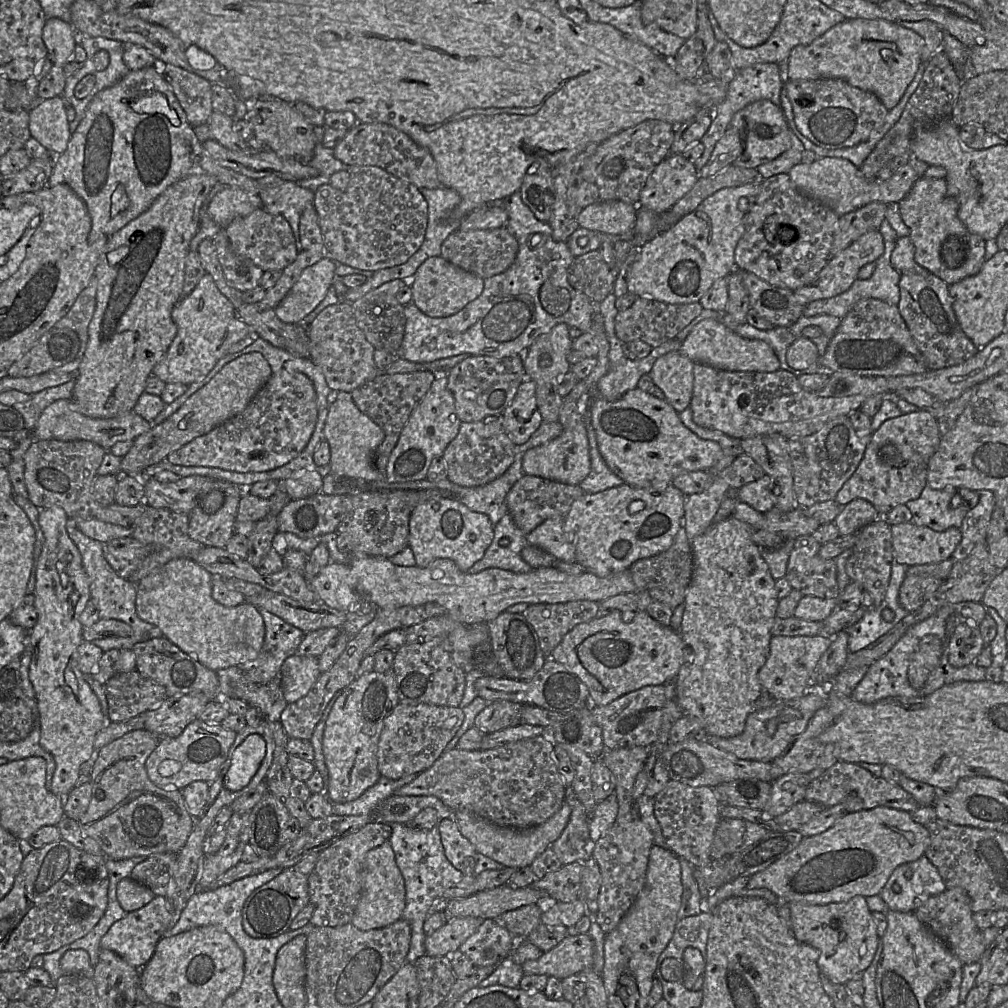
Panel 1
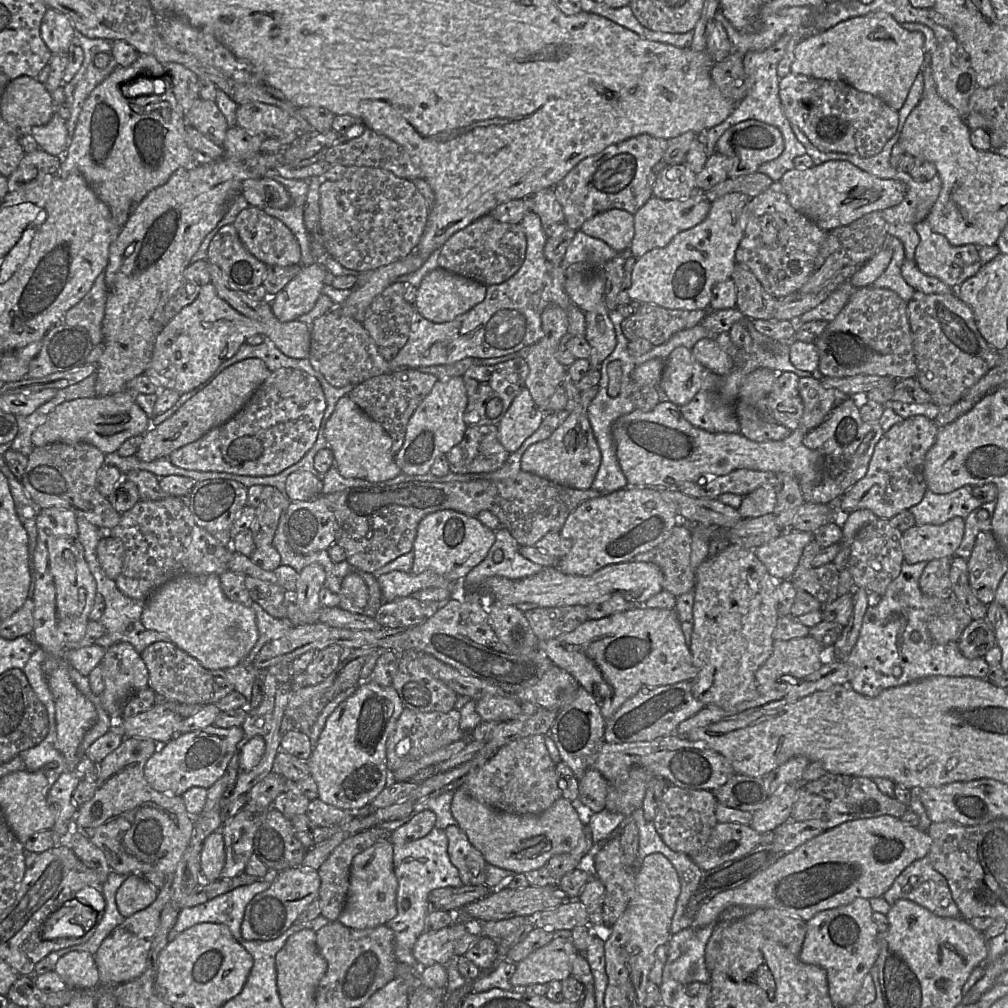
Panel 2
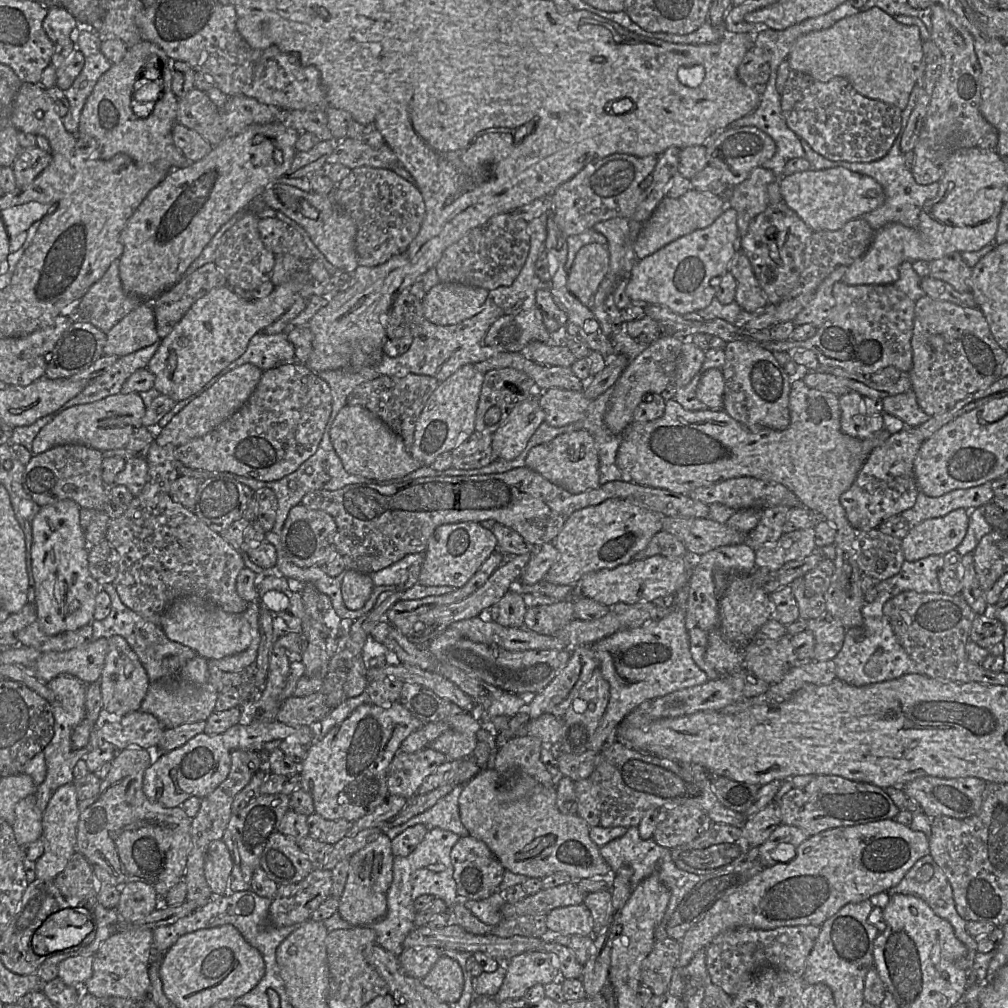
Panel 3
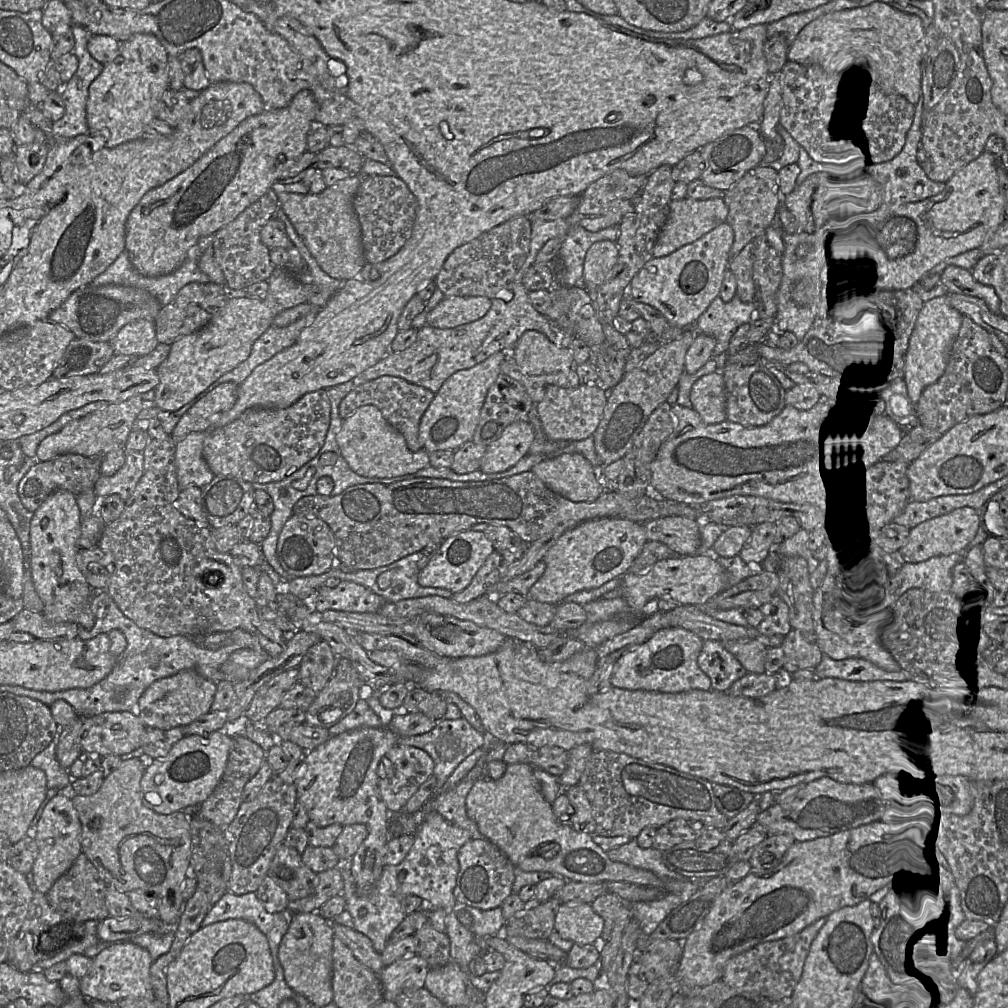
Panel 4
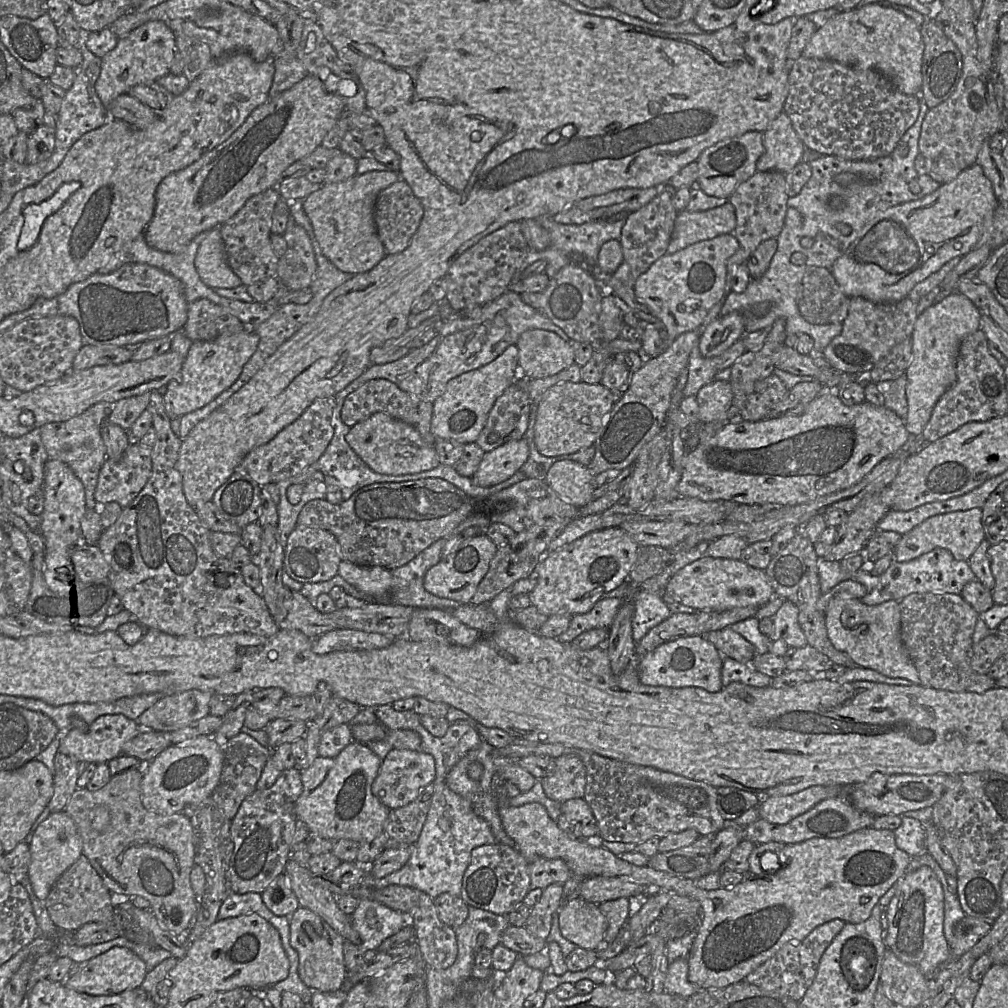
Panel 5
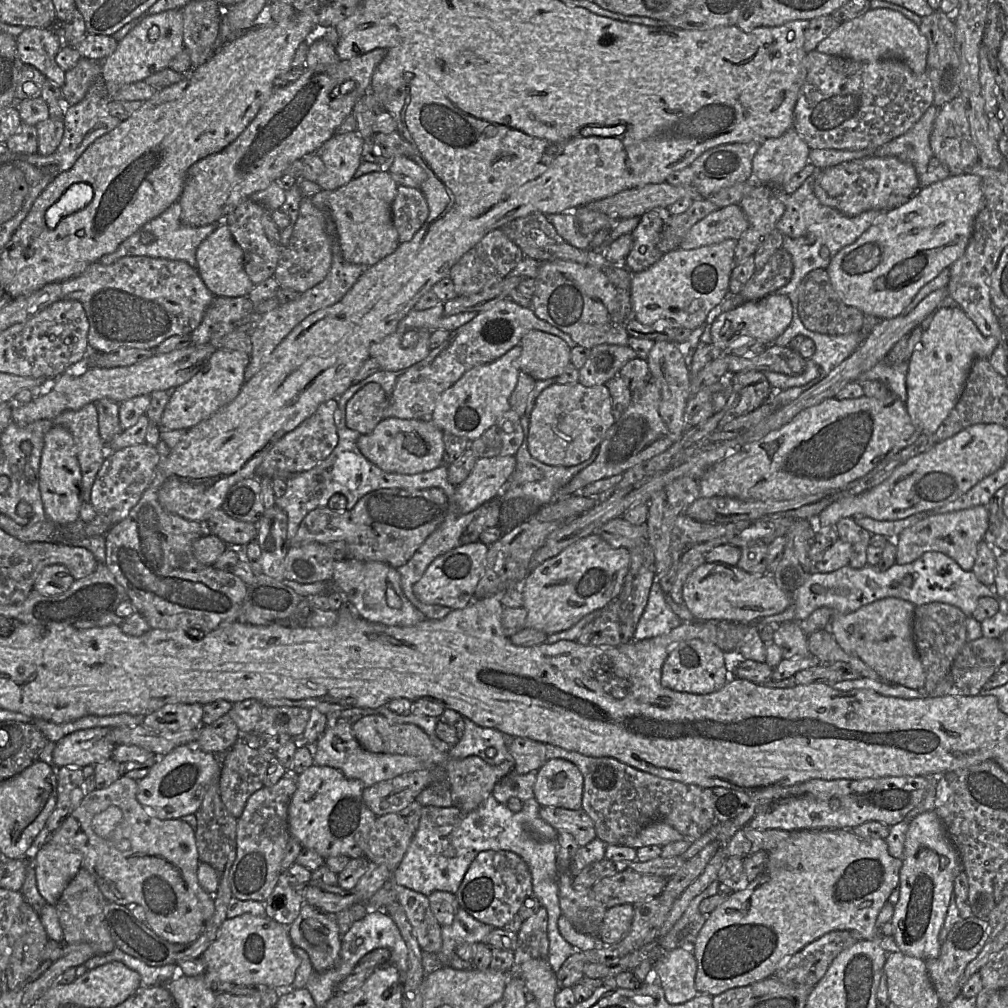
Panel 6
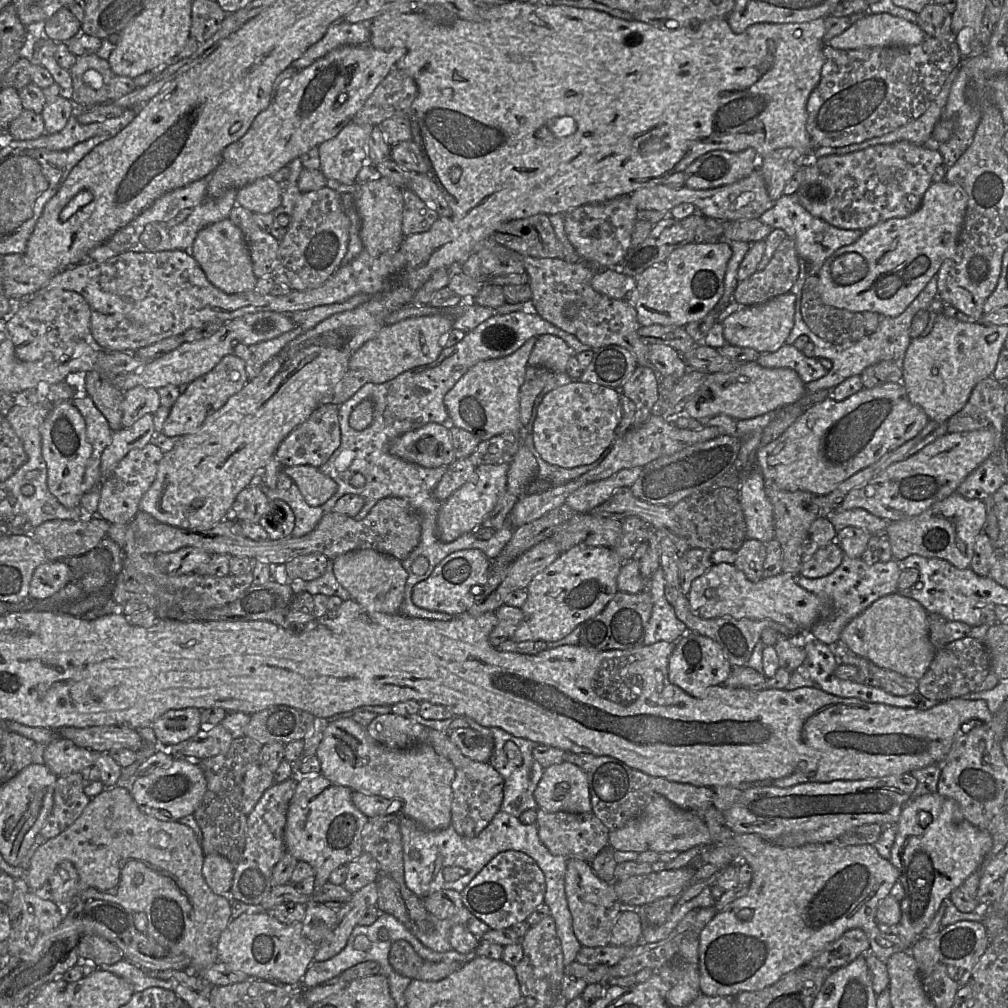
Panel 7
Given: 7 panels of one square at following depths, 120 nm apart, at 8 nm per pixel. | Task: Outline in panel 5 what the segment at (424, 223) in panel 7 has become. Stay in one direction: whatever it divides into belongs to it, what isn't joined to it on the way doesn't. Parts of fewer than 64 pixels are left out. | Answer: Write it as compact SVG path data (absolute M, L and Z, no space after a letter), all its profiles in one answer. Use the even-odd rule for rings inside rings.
M403 179L379 193L374 206L374 222L386 255L405 250L422 216L419 199Z

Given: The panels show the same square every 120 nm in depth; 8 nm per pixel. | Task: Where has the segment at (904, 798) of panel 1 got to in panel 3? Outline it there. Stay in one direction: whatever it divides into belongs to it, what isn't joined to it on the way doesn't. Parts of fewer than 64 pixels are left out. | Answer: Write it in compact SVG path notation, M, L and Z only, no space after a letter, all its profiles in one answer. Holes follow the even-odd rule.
M820 775L806 786L793 788L780 800L782 824L796 826L809 837L825 830L893 819L900 812L882 788L836 775Z

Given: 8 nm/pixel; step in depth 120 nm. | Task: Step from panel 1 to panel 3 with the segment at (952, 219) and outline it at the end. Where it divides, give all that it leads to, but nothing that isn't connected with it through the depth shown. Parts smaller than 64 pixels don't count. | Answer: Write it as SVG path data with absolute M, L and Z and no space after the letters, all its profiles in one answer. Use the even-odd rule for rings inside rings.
M959 252L952 253L945 257L932 260L928 263L930 277L947 282L958 292L969 292L967 279L972 274L972 268L969 267Z

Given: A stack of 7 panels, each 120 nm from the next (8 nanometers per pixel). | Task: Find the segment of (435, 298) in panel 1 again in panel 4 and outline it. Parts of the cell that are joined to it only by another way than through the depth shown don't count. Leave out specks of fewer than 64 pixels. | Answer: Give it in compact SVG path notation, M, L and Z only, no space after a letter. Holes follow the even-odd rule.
M445 296L427 314L427 324L441 329L454 328L482 318L491 307L485 296Z

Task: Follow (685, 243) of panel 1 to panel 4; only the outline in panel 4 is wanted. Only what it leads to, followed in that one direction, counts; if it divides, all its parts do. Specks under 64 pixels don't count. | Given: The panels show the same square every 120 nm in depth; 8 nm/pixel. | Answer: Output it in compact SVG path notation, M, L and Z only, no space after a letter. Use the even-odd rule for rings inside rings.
M726 222L669 255L653 257L633 277L629 285L630 297L656 308L676 326L695 326L720 296L722 282L732 260L734 240L733 227Z

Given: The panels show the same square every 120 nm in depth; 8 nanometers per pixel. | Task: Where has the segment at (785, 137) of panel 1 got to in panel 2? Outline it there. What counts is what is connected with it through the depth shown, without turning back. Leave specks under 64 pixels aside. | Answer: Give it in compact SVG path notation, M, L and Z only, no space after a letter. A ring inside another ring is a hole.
M749 119L728 128L718 139L715 151L732 159L728 177L738 177L758 172L760 165L776 159L784 150L782 133L775 126Z

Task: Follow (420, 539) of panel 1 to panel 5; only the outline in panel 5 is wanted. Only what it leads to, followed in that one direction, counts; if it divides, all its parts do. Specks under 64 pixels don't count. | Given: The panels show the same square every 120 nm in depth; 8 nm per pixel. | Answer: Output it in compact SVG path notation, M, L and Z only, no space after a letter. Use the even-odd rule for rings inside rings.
M483 534L465 539L425 573L423 588L436 597L453 600L458 605L470 604L496 550L494 543Z

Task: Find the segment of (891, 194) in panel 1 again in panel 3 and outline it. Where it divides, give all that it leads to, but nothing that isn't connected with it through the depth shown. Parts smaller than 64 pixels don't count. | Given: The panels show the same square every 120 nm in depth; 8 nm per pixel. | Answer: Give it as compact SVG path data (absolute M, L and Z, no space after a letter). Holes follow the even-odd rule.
M838 166L809 169L779 179L782 200L813 231L836 231L846 223L880 207L885 201L881 185L872 177Z

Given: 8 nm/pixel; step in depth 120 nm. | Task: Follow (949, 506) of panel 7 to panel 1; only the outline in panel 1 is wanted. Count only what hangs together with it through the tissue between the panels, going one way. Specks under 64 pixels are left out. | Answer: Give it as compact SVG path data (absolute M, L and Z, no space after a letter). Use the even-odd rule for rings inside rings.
M913 522L891 525L891 532L894 559L908 566L947 560L962 540L959 528L938 532Z

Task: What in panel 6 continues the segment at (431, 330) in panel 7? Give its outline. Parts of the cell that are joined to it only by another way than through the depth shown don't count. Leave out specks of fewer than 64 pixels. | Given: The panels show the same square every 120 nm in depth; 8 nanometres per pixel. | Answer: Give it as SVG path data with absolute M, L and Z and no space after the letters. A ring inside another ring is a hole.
M409 329L409 330L419 330L419 338L417 343L413 347L404 348L401 344L402 336L404 333L401 331L395 331L389 334L380 342L372 343L369 349L369 354L371 358L377 360L380 365L380 370L386 371L398 371L412 366L426 358L431 351L430 348L430 335L432 332L426 329Z

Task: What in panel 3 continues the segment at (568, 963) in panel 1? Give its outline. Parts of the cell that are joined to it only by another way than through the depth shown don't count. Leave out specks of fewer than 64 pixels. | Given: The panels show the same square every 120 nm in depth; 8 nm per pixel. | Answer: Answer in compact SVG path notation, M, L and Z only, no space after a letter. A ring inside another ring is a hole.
M535 950L519 954L505 963L504 981L493 998L503 1002L523 998L531 987L560 979L560 962L555 954Z

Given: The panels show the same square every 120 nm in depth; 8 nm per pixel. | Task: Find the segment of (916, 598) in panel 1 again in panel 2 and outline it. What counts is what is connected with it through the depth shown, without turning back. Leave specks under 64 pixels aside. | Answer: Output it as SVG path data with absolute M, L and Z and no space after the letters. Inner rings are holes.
M942 558L927 563L919 579L919 587L924 595L942 600L954 598L949 578L952 558Z

